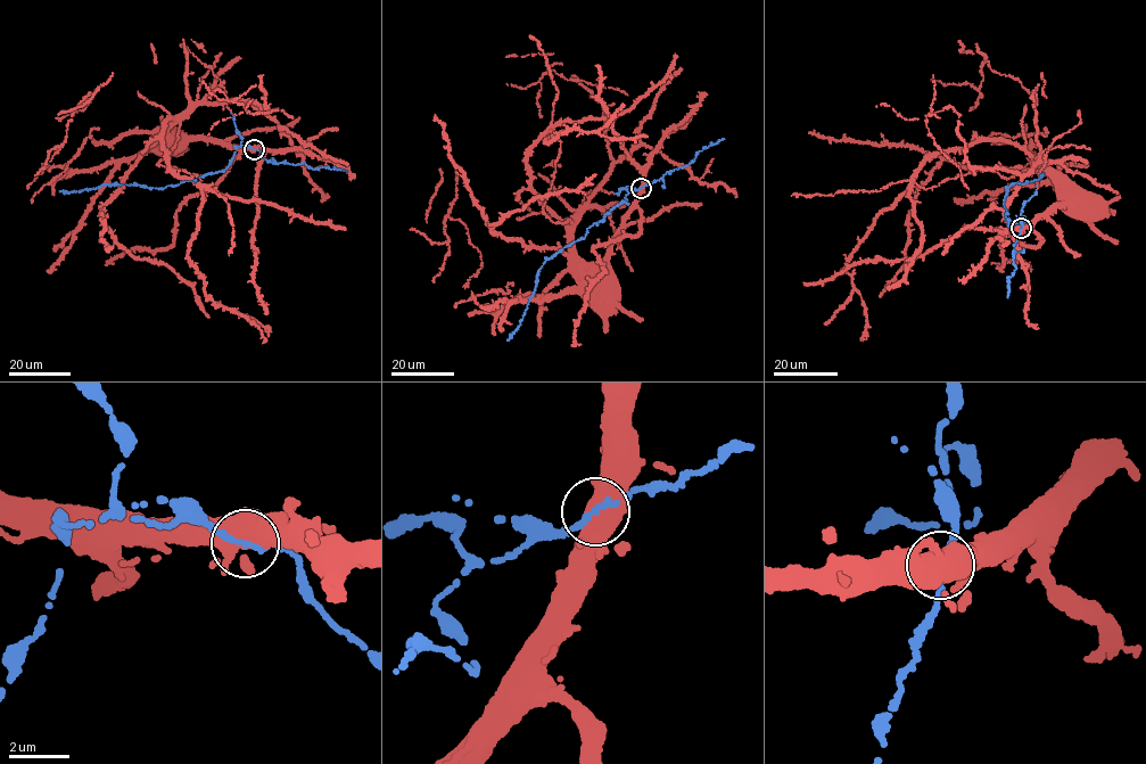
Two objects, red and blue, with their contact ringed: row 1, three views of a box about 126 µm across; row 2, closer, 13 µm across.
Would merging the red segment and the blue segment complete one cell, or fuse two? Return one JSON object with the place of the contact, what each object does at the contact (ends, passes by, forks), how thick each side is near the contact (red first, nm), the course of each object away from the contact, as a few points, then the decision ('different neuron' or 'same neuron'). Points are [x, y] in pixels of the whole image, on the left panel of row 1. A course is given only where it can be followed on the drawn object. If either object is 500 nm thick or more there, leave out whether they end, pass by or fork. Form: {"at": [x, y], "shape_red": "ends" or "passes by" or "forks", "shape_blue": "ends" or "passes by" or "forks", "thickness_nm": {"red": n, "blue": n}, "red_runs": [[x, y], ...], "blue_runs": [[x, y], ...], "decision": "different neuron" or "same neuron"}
{"at": [254, 149], "shape_red": "passes by", "shape_blue": "passes by", "thickness_nm": {"red": 440, "blue": 240}, "red_runs": [[254, 148], [200, 138], [167, 148], [167, 142]], "blue_runs": [[254, 149], [235, 147], [225, 170], [158, 189], [115, 182], [59, 191]], "decision": "same neuron"}

